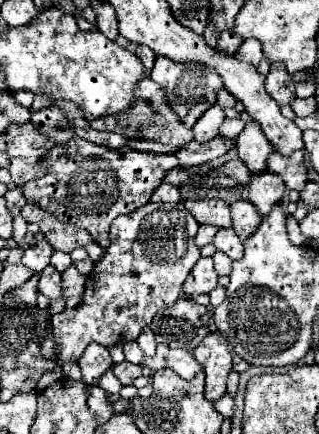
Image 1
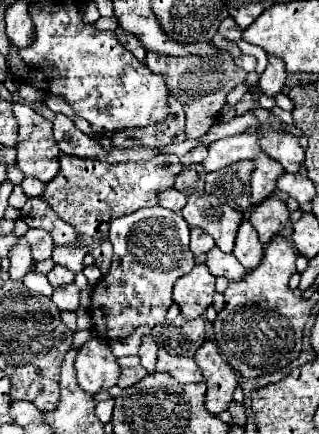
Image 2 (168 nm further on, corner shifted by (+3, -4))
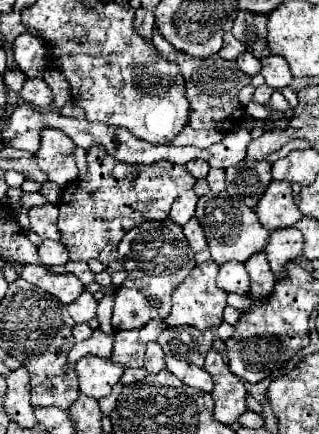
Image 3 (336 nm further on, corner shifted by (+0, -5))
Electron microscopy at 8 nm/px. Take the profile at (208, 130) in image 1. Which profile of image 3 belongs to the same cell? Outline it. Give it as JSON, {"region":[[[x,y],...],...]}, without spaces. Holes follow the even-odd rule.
{"region":[[[191,160],[191,162],[185,164],[185,168],[195,178],[205,178],[207,172],[209,172],[209,164],[205,160]]]}

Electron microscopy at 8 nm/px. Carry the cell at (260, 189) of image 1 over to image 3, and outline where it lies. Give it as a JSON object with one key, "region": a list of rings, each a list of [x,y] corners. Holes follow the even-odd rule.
{"region":[[[295,228],[271,230],[267,246],[265,246],[265,254],[277,278],[283,276],[283,266],[289,260],[299,258],[301,252],[303,252],[303,236]]]}

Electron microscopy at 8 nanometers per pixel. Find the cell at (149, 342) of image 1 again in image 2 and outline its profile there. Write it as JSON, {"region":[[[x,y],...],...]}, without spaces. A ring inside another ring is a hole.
{"region":[[[144,337],[142,345],[140,345],[140,351],[138,351],[138,357],[140,357],[140,363],[146,367],[148,373],[154,373],[154,367],[156,367],[156,343],[152,337]]]}

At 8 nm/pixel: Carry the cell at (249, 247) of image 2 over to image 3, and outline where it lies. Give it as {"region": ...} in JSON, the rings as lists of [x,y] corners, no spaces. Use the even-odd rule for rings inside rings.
{"region":[[[255,252],[247,262],[245,262],[245,270],[251,276],[251,296],[255,300],[261,300],[265,296],[271,294],[273,284],[275,284],[275,274],[269,268],[269,262],[265,258],[265,252]]]}

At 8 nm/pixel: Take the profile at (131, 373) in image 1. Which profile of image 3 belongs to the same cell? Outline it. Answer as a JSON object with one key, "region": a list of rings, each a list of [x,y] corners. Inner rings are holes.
{"region":[[[127,368],[121,376],[121,384],[133,384],[137,380],[143,380],[149,372],[145,368]]]}

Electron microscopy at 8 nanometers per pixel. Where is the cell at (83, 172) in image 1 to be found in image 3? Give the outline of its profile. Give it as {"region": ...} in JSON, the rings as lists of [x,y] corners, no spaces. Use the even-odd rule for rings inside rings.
{"region":[[[92,147],[86,150],[87,178],[75,180],[69,184],[69,188],[63,192],[63,198],[59,202],[59,230],[63,234],[63,244],[69,250],[69,260],[89,260],[95,258],[107,266],[109,272],[121,270],[121,264],[117,262],[117,244],[123,238],[123,232],[127,228],[133,228],[139,220],[163,220],[169,216],[169,208],[173,200],[185,192],[191,190],[195,184],[195,178],[185,170],[185,166],[171,164],[171,162],[155,162],[155,164],[125,164],[117,158],[107,156],[103,148]]]}

